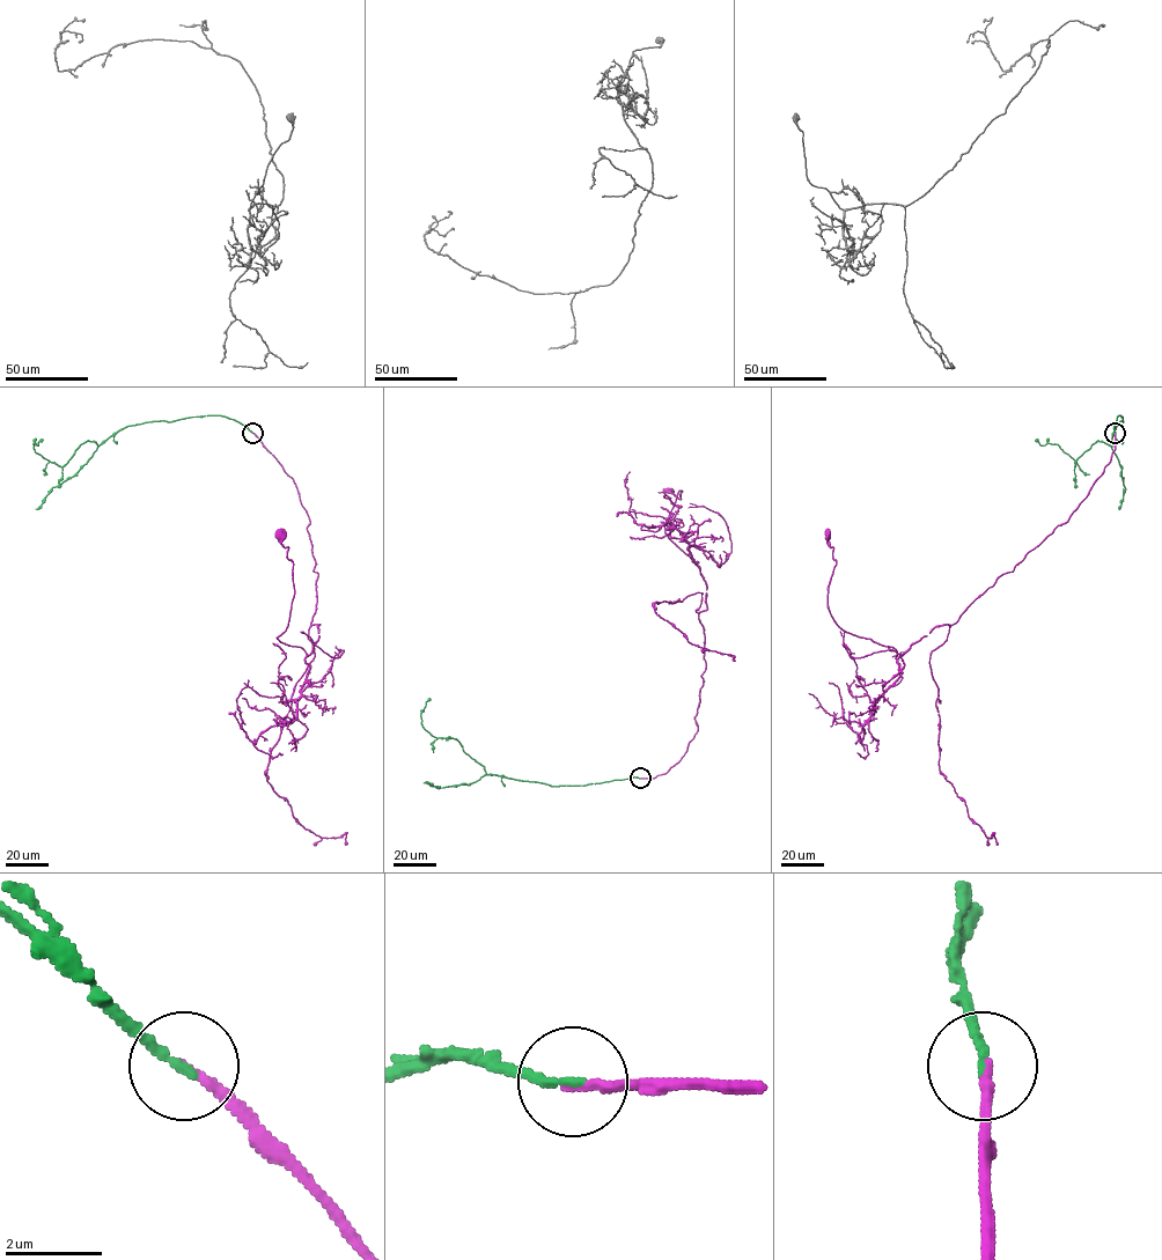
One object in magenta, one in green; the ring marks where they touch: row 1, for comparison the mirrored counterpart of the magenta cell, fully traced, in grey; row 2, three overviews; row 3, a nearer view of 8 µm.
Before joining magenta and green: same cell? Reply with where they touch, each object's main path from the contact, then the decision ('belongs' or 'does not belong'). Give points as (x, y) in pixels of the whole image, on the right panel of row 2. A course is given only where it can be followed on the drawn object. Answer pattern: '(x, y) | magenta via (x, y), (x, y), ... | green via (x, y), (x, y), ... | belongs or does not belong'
(1115, 433) | magenta via (1116, 433), (1110, 461), (1069, 518), (955, 624), (897, 658), (835, 621), (828, 535) | green via (1115, 433), (1120, 415), (1111, 444), (1096, 441), (1075, 466), (1057, 444), (1042, 446), (1036, 439) | belongs

